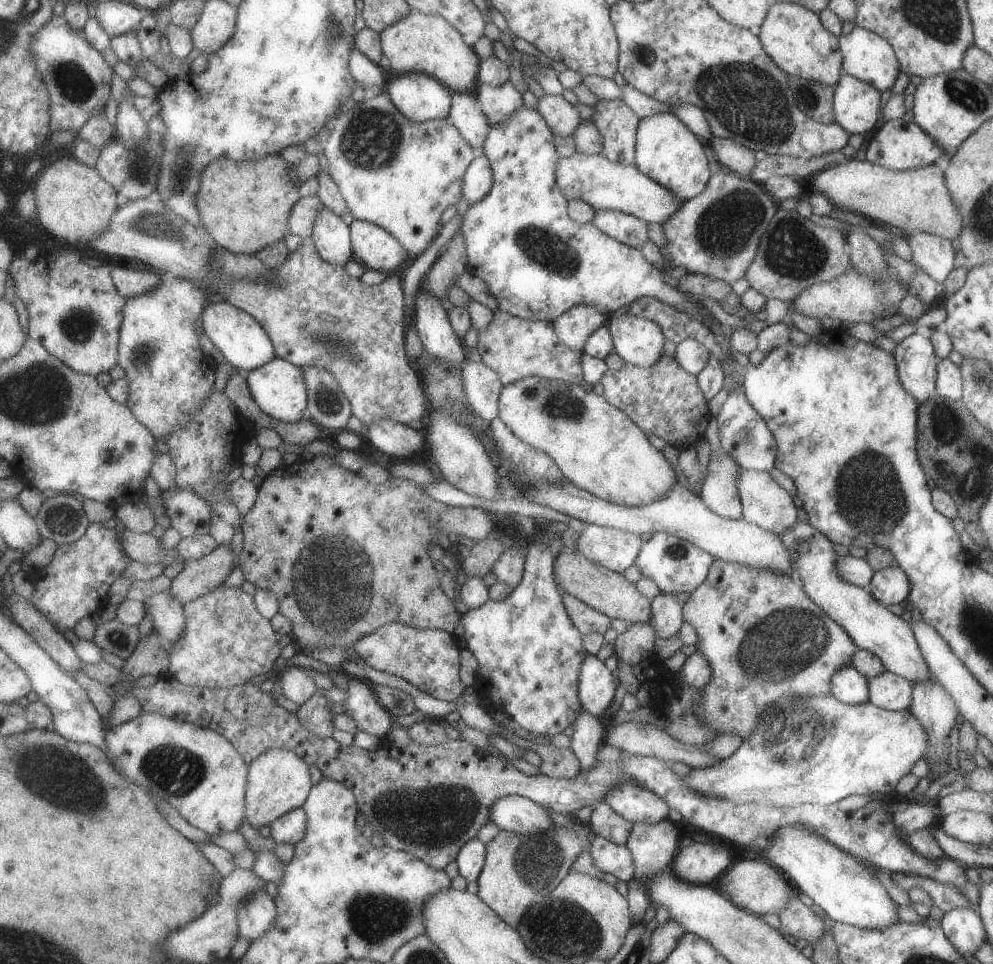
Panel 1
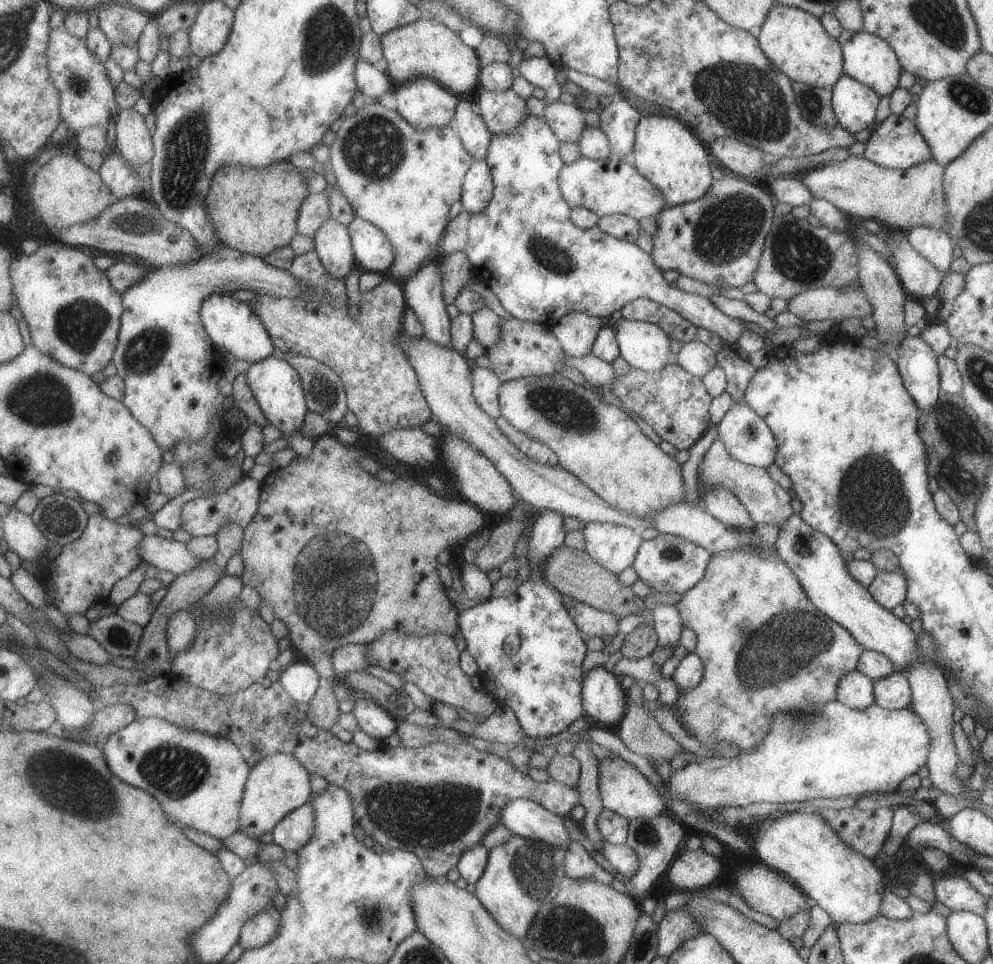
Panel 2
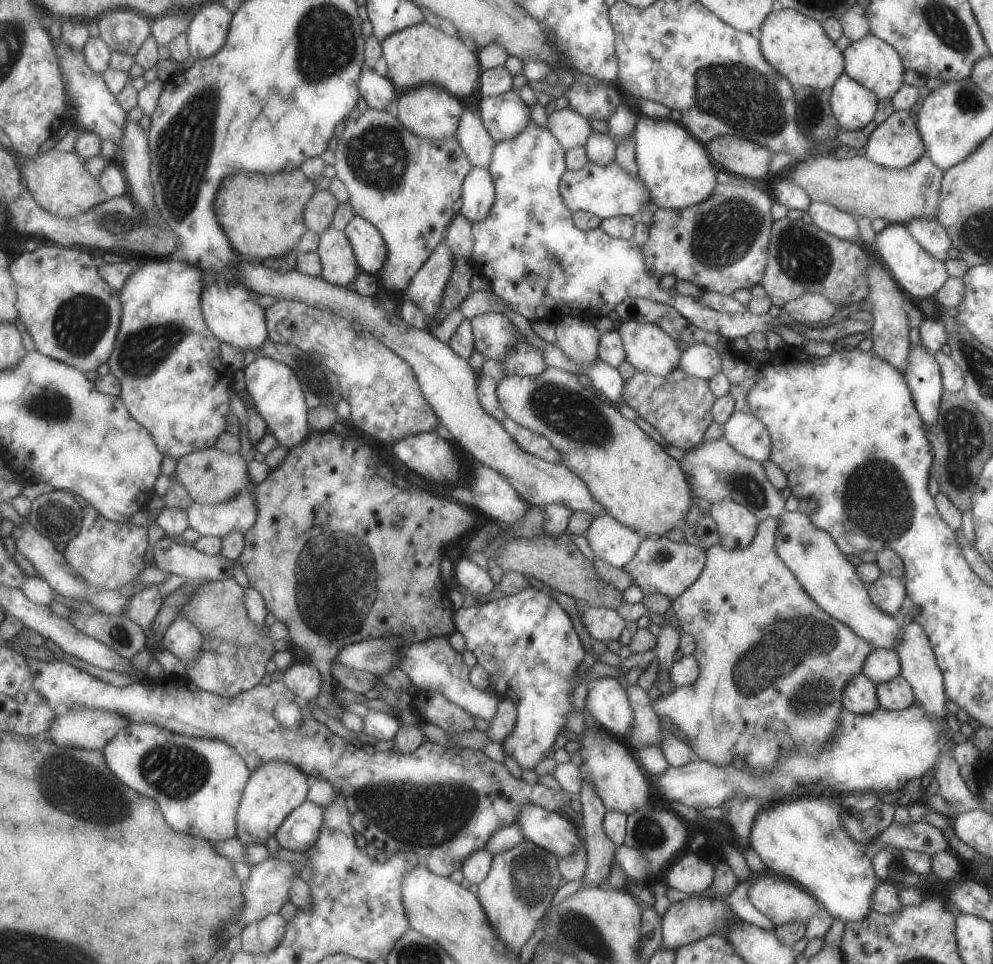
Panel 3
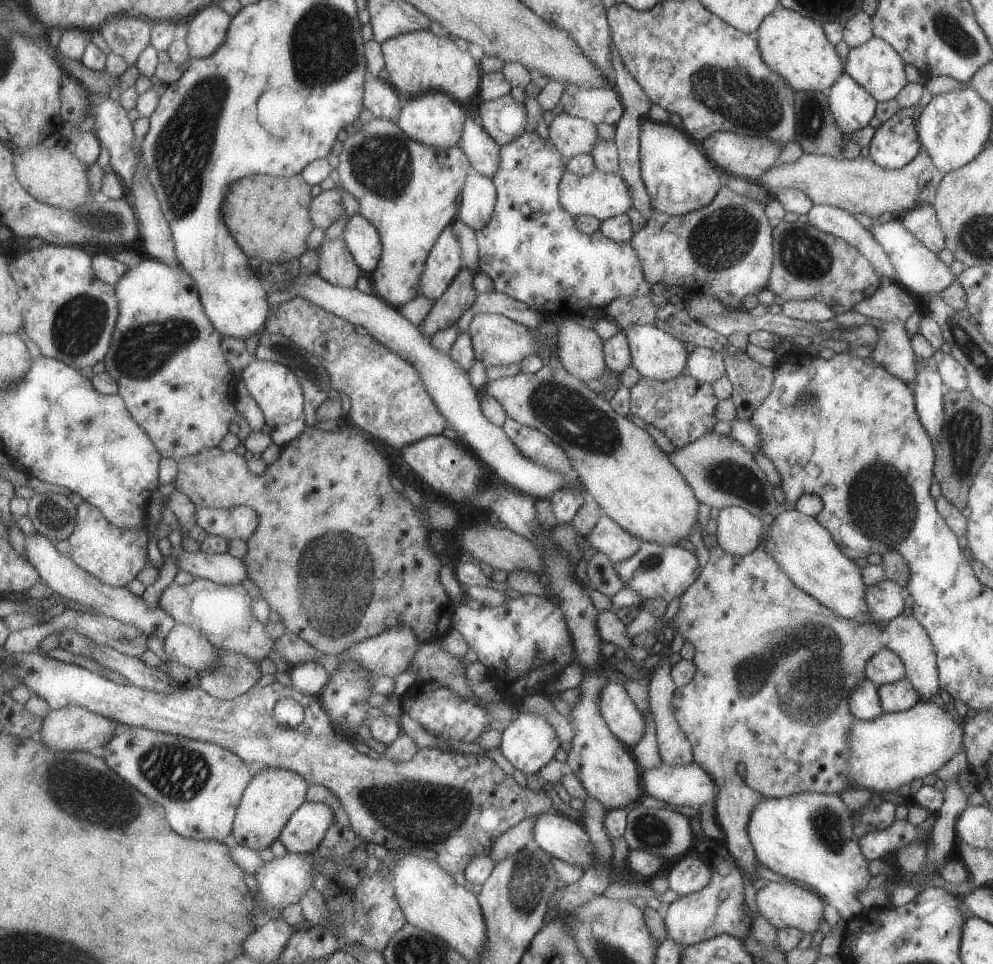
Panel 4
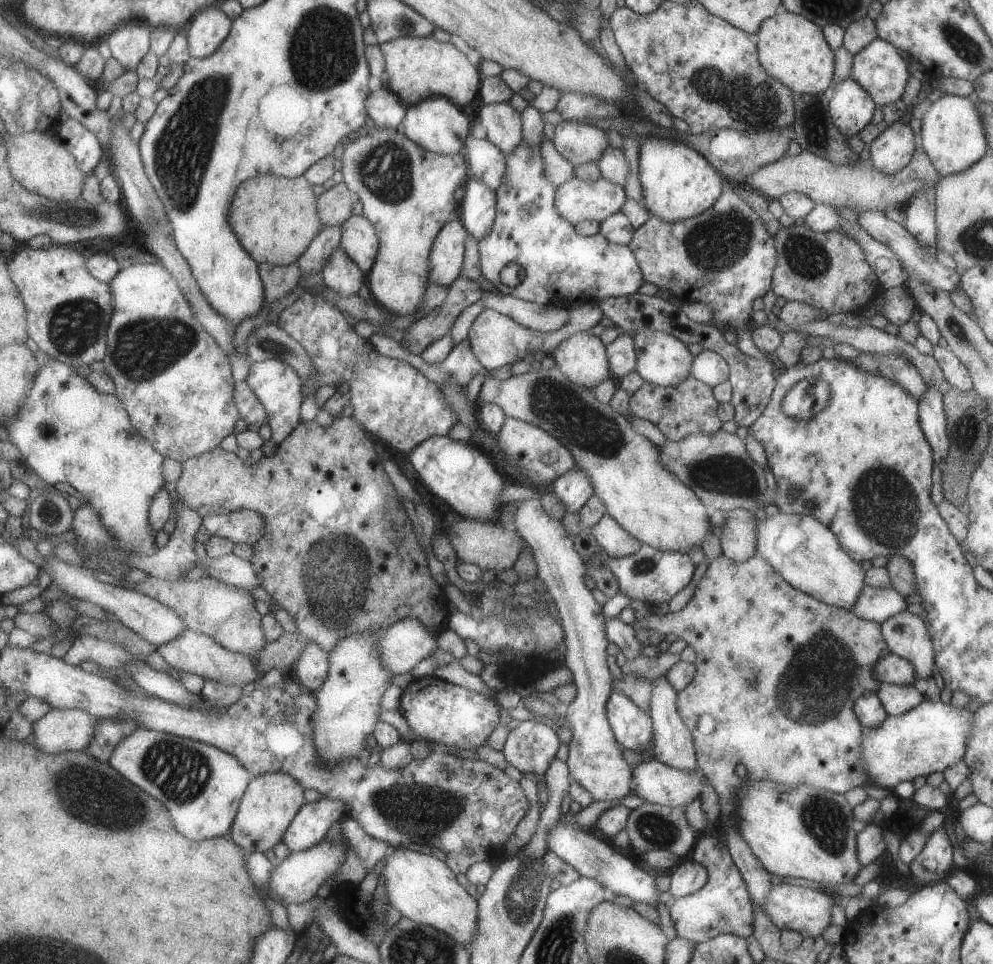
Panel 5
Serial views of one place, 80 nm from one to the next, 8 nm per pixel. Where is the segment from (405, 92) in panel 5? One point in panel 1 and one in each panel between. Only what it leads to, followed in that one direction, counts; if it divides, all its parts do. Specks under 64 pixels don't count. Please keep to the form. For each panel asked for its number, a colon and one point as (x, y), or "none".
1: (420, 43)
2: (428, 48)
3: (422, 53)
4: (418, 62)

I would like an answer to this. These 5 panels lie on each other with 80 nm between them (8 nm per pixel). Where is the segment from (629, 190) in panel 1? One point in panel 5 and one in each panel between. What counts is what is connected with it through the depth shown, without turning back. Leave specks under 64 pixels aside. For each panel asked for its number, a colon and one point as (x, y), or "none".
2: (606, 187)
3: (605, 192)
4: (602, 195)
5: (575, 200)

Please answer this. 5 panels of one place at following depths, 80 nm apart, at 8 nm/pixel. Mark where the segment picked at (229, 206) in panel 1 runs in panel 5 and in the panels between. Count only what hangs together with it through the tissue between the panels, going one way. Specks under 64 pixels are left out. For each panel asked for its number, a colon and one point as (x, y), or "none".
2: (255, 211)
3: (263, 216)
4: (270, 218)
5: (276, 219)

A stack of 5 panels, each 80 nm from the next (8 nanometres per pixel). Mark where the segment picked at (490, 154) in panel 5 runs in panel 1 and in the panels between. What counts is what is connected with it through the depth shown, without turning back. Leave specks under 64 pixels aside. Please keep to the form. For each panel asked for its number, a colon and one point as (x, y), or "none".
1: (465, 115)
2: (468, 124)
3: (472, 135)
4: (482, 150)

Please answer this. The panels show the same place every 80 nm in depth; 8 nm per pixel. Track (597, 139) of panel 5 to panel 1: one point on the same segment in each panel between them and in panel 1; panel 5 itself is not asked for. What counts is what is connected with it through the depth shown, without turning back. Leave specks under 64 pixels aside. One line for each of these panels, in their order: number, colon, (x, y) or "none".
1: (561, 117)
2: (567, 122)
3: (570, 129)
4: (570, 135)

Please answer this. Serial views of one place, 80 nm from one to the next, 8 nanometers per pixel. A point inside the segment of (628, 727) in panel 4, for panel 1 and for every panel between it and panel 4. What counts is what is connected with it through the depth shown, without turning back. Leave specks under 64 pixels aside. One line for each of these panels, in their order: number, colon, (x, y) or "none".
1: (596, 684)
2: (603, 699)
3: (605, 699)

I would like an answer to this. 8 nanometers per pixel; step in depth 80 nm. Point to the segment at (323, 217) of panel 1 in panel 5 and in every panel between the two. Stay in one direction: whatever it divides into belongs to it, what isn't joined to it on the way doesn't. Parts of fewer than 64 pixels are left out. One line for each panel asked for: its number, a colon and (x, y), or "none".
2: (333, 242)
3: (340, 267)
4: (338, 266)
5: (342, 273)

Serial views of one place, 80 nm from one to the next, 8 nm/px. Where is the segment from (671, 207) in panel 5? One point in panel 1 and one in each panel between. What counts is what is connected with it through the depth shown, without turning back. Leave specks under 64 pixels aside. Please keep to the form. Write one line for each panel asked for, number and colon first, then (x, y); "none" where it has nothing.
1: (665, 150)
2: (667, 153)
3: (674, 167)
4: (677, 177)

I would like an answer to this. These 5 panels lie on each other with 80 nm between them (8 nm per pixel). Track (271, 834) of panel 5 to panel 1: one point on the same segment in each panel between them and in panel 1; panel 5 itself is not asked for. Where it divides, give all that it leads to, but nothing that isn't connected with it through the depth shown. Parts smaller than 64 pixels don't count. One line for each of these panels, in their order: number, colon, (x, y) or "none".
1: (280, 781)
2: (278, 785)
3: (276, 790)
4: (274, 795)

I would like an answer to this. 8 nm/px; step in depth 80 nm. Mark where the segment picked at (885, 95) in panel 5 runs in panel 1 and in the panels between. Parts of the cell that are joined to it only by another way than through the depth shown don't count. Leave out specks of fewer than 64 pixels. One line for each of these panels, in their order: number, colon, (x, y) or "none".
1: (865, 55)
2: (868, 59)
3: (874, 64)
4: (874, 65)

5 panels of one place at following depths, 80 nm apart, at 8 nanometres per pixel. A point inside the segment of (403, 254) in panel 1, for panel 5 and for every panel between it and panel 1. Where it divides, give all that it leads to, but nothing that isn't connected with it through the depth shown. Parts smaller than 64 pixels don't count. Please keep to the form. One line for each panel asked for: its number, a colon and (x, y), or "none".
2: (375, 253)
3: (369, 245)
4: (363, 238)
5: (360, 240)

